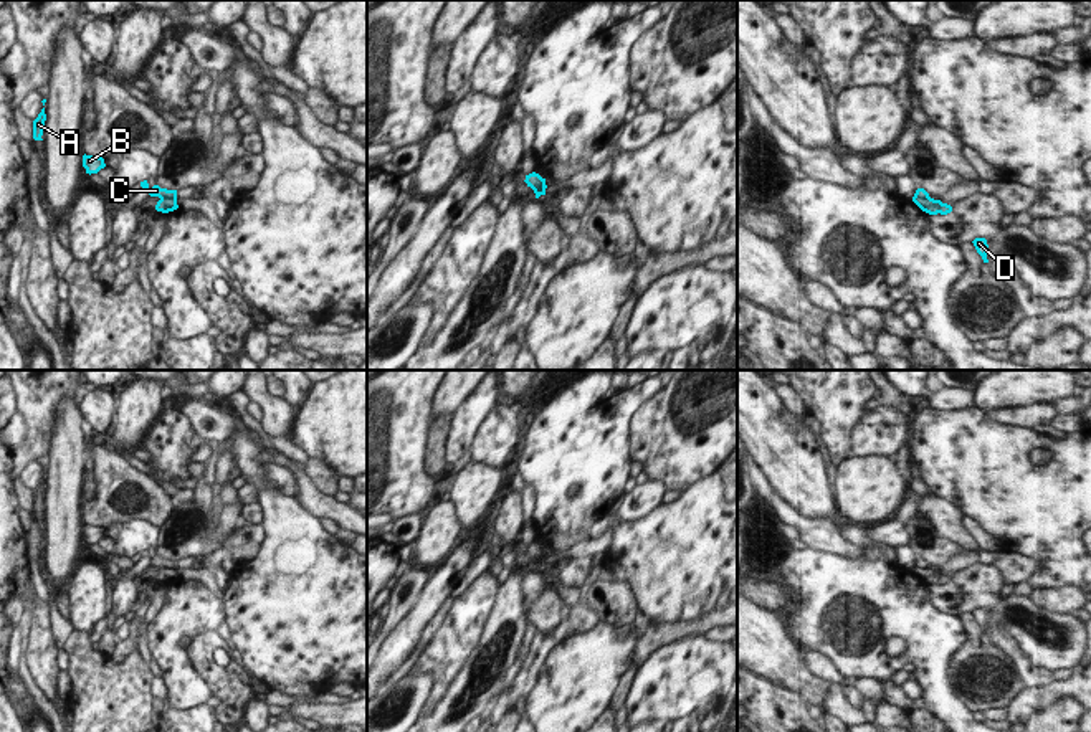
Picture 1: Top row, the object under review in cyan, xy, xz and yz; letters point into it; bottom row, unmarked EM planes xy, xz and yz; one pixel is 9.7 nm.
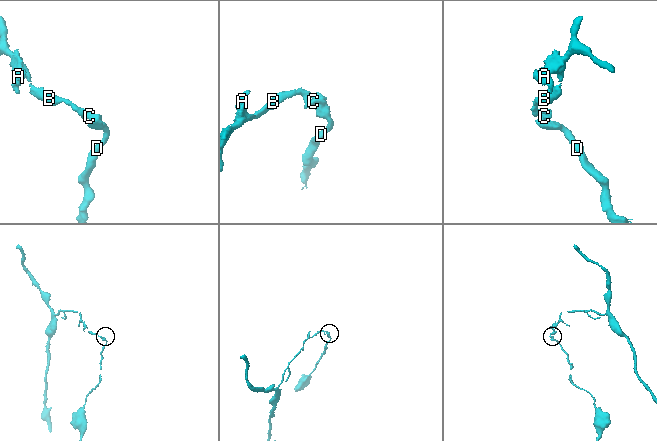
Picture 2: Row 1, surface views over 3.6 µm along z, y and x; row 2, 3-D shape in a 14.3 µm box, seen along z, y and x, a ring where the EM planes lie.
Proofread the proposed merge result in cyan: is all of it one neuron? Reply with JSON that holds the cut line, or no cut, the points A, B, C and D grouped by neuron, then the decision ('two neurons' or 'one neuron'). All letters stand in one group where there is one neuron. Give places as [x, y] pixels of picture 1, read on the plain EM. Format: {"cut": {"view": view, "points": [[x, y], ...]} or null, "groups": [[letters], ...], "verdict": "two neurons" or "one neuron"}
{"cut": {"view": "xy", "points": [[161, 567], [176, 570]]}, "groups": [["A", "B", "C"], ["D"]], "verdict": "two neurons"}

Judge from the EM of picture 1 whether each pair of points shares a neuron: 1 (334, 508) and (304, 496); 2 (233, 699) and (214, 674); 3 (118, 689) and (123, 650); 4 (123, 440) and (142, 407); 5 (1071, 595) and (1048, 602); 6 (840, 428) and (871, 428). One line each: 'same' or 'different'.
1: same
2: same
3: different
4: same
5: same
6: different

